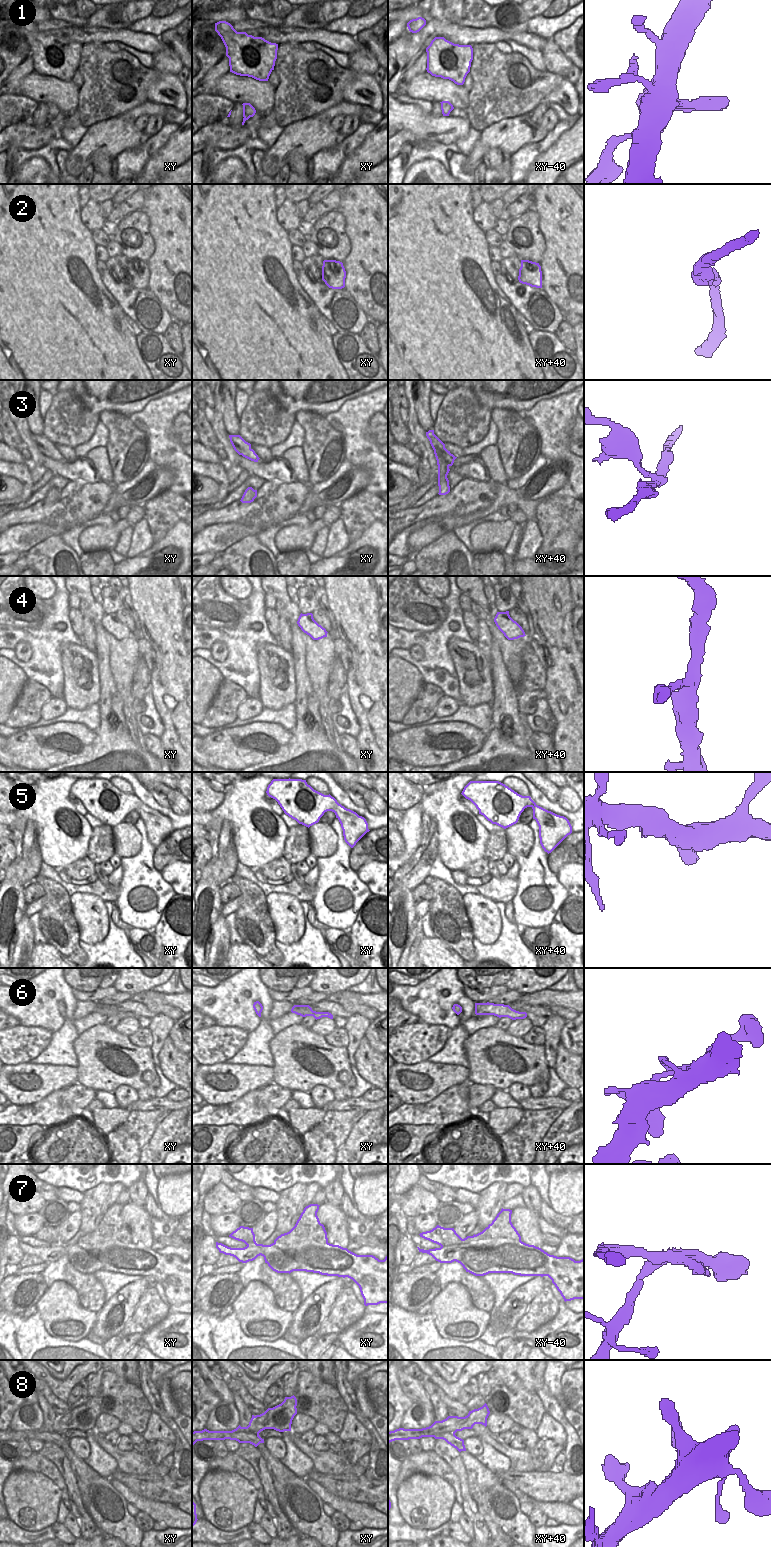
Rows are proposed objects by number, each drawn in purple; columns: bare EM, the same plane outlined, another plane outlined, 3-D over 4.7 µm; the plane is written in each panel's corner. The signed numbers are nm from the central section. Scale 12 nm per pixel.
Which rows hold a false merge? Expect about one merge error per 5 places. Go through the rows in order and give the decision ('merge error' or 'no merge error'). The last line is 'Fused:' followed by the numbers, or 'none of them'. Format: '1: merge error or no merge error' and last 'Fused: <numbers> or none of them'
1: merge error
2: no merge error
3: merge error
4: no merge error
5: no merge error
6: no merge error
7: merge error
8: no merge error
Fused: 1, 3, 7

